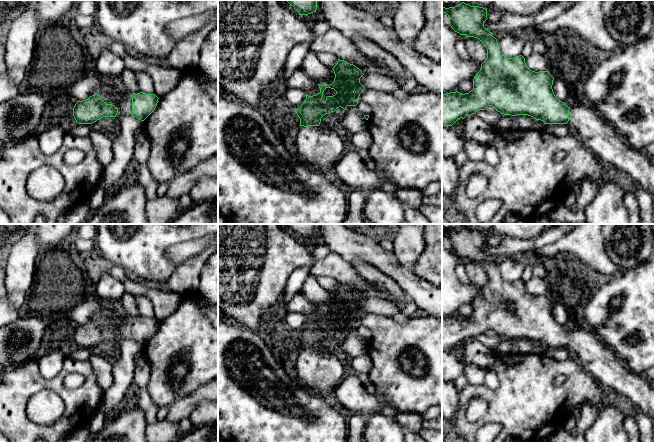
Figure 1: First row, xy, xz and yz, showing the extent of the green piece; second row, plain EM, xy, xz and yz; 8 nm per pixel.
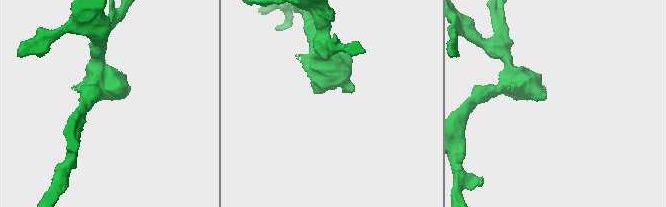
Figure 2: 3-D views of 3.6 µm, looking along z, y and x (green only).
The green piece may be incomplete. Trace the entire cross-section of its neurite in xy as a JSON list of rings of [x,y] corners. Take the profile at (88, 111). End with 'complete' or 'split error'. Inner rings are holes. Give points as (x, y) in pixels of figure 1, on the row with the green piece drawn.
[[[98,94],[83,101],[77,101],[73,108],[73,116],[79,124],[92,124],[103,117],[116,117],[118,109],[106,104]]] | complete

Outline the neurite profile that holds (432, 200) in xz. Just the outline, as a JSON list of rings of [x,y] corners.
[[[442,192],[435,195],[425,195],[422,198],[422,202],[427,206],[439,206],[442,207]]]

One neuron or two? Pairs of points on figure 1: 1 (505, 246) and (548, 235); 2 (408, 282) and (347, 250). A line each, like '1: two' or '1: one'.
1: one
2: one

